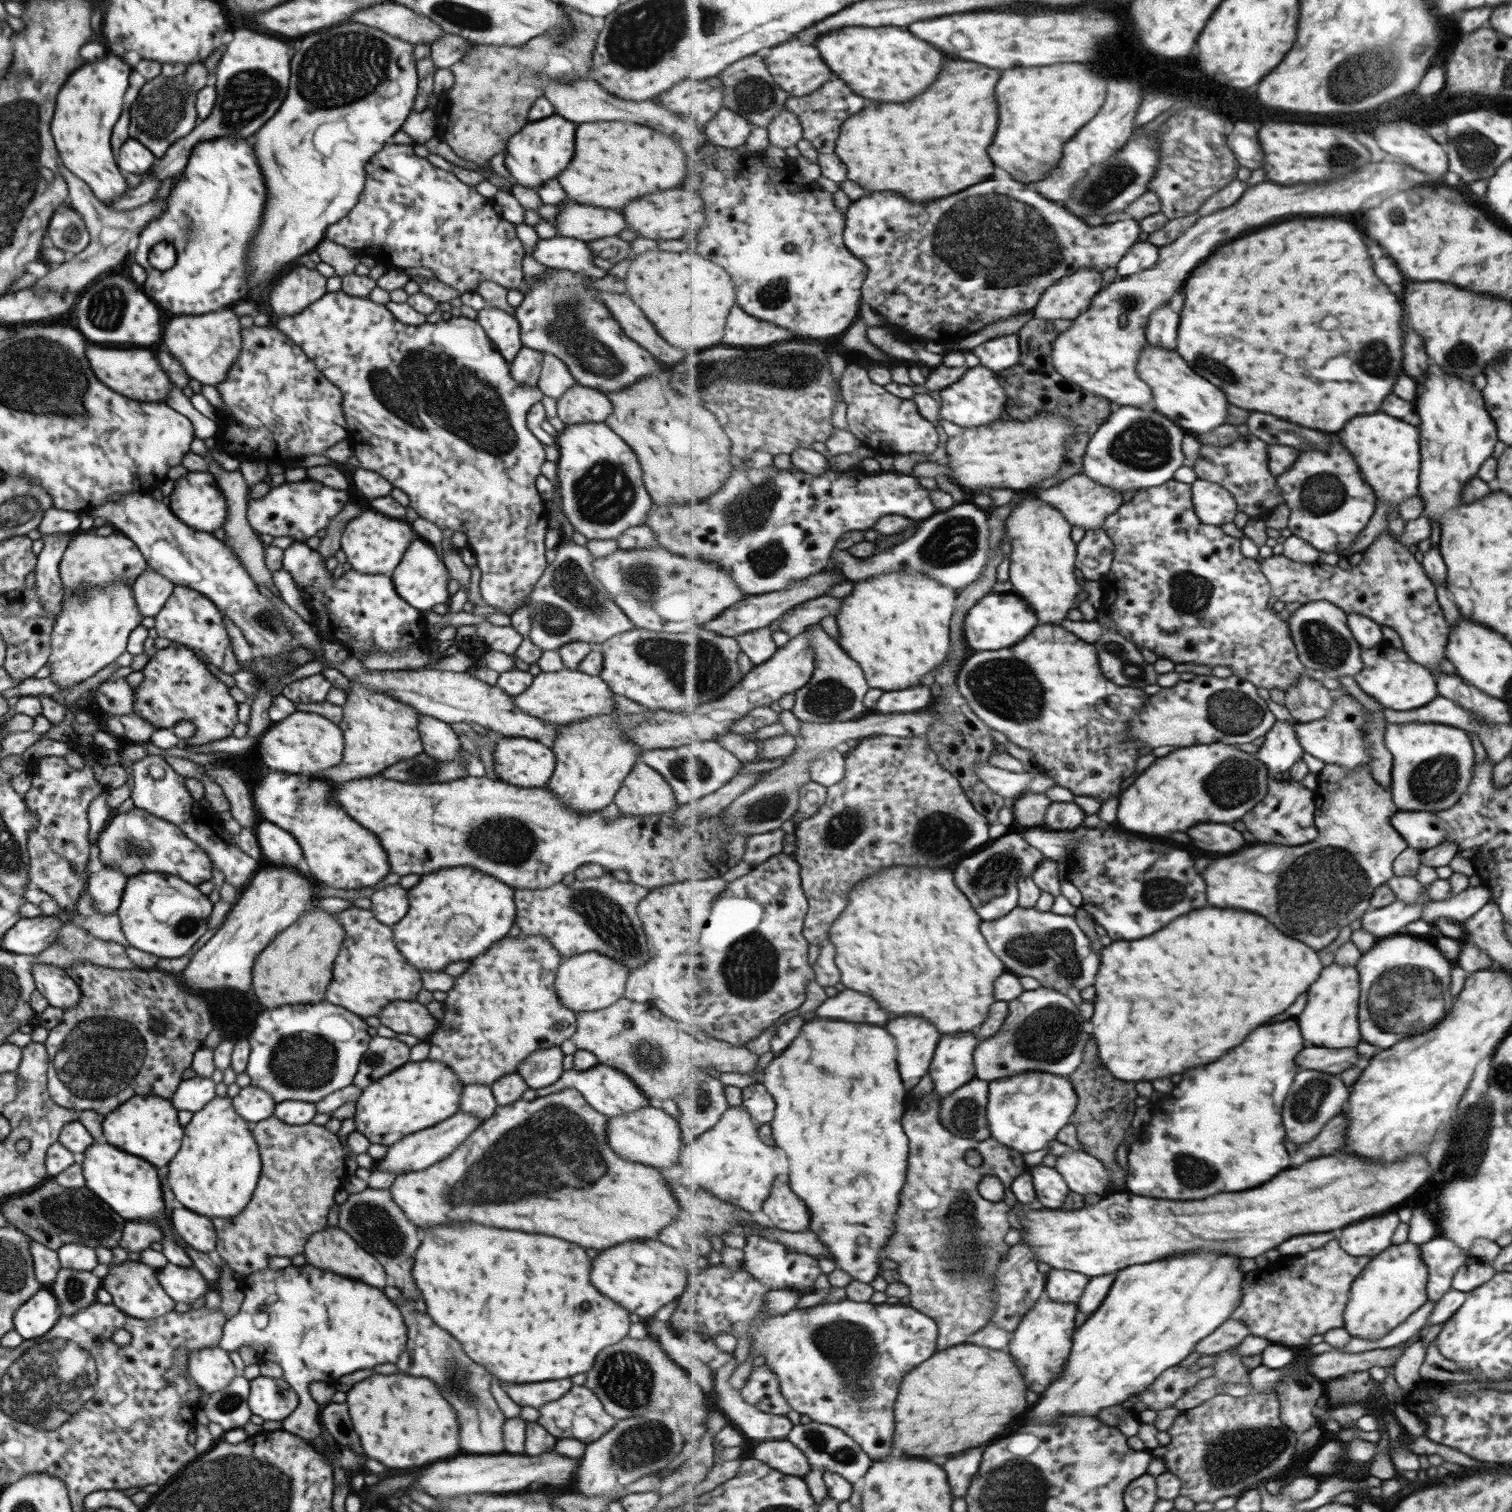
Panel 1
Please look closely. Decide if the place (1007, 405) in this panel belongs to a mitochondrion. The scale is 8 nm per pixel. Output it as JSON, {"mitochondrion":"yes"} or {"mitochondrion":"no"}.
{"mitochondrion":"no"}

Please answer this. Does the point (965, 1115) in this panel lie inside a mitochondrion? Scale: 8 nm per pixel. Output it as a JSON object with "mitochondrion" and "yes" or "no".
{"mitochondrion":"yes"}

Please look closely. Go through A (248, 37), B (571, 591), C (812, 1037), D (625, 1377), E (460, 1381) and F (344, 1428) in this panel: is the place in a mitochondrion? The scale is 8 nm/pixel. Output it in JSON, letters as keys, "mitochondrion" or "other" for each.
{"A":"other","B":"mitochondrion","C":"other","D":"mitochondrion","E":"mitochondrion","F":"other"}

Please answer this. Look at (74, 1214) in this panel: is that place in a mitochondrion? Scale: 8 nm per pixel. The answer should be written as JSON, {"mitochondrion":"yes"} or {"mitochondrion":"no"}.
{"mitochondrion":"yes"}

